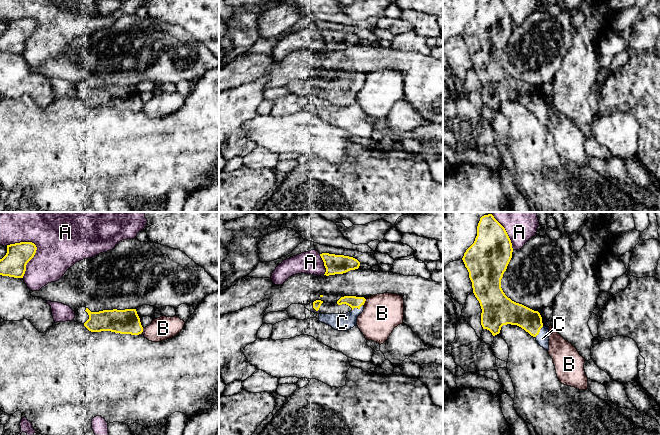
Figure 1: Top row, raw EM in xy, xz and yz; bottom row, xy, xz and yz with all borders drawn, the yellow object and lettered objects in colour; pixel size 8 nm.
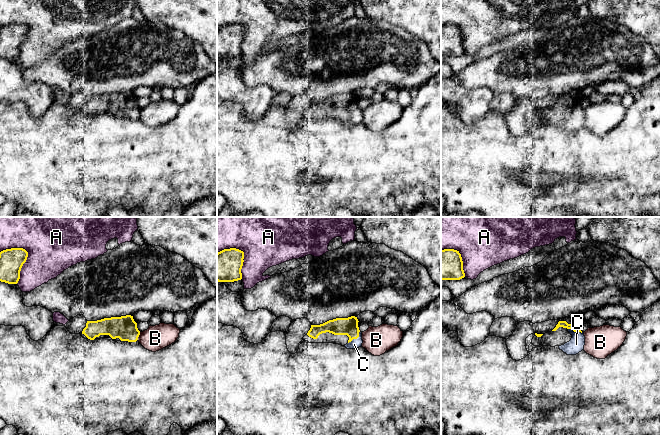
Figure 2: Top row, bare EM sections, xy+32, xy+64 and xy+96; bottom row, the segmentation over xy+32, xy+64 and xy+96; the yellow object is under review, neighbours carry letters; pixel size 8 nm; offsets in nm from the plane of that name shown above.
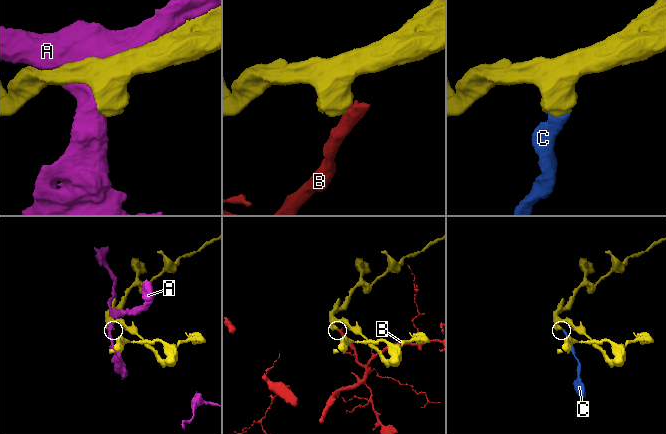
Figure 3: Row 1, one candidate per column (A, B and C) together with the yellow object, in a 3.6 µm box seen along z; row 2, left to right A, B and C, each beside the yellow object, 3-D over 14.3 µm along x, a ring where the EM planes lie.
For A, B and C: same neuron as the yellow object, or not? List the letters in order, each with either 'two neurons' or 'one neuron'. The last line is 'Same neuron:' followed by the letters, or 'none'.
A: two neurons
B: two neurons
C: one neuron
Same neuron: C

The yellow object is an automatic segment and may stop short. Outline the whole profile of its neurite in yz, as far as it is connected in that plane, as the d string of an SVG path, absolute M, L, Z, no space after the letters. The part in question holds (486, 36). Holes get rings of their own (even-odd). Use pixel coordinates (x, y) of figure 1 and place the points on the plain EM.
M478 0L474 19L466 26L462 34L469 48L473 69L480 79L481 101L493 112L500 109L503 101L517 101L536 114L538 120L549 126L549 103L542 99L538 87L534 87L508 74L501 64L501 55L512 34L512 19L501 0Z

